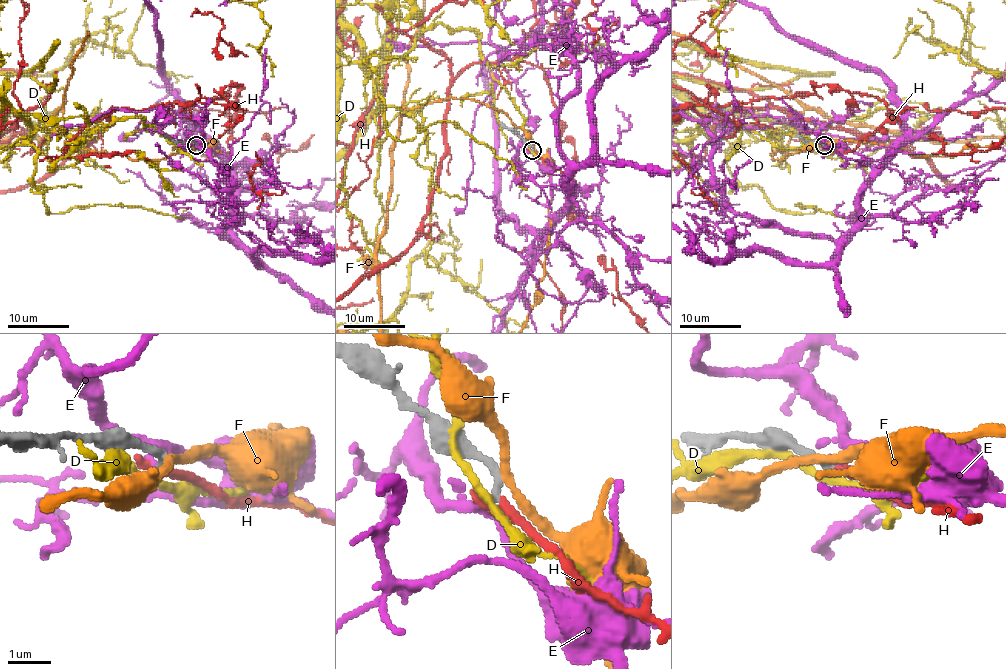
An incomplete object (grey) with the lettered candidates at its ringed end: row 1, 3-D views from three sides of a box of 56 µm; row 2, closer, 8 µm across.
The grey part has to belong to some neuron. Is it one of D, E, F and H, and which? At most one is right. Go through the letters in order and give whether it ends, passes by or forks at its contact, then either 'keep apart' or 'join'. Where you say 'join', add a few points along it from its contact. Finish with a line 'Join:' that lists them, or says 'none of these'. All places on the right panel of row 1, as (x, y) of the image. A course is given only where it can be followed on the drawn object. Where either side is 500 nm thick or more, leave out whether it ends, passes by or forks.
D: it passes by; keep apart
E: it passes by; keep apart
F: it passes by; keep apart
H: it ends; join
Join: H

